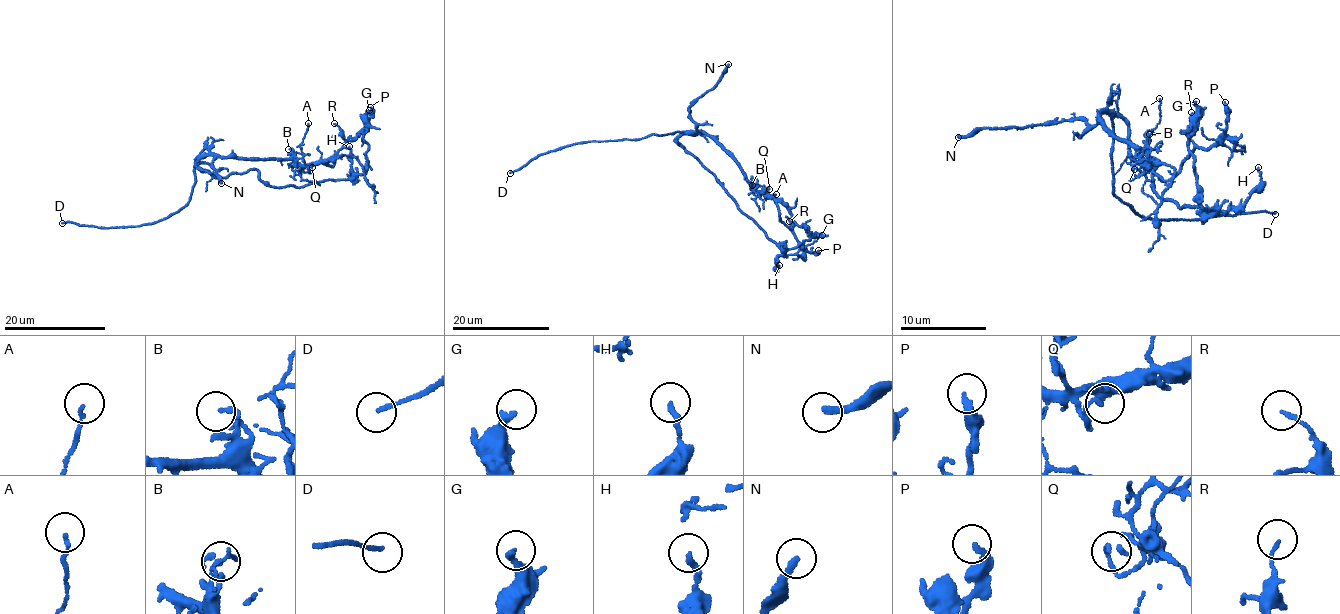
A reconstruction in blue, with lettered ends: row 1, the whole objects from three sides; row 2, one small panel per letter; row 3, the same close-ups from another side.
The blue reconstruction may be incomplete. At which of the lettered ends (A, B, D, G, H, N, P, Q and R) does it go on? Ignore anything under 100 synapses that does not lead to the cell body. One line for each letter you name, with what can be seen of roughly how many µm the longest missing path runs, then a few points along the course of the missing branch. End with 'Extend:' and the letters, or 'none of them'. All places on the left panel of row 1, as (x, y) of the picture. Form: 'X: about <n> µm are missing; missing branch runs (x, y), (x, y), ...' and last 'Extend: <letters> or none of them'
D: about 20 µm are missing; missing branch runs (62, 223), (49, 222), (43, 227), (34, 223), (18, 230), (10, 229), (7, 222)
Extend: D

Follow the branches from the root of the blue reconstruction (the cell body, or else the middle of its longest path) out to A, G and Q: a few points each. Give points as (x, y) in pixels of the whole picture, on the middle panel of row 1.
A: (678, 145), (675, 139), (684, 133), (705, 132), (724, 147), (757, 191), (764, 188), (768, 195), (776, 194)
G: (678, 145), (721, 182), (740, 210), (769, 239), (791, 249), (811, 239), (810, 233), (822, 235)
Q: (678, 145), (675, 139), (684, 133), (705, 132), (724, 147), (757, 192), (769, 189)

